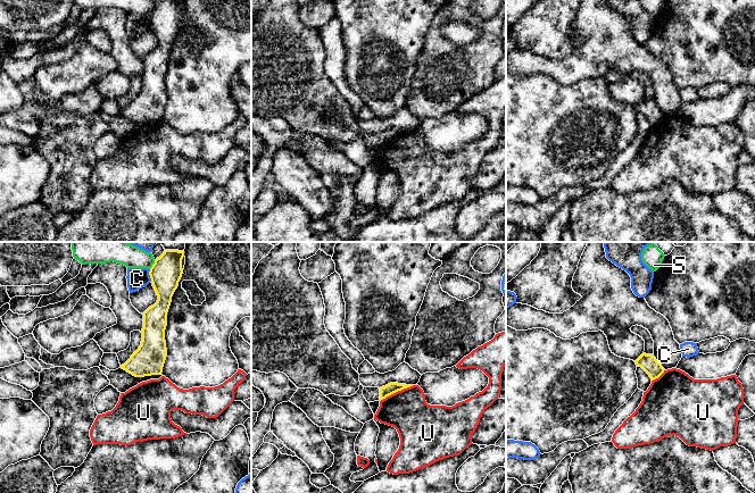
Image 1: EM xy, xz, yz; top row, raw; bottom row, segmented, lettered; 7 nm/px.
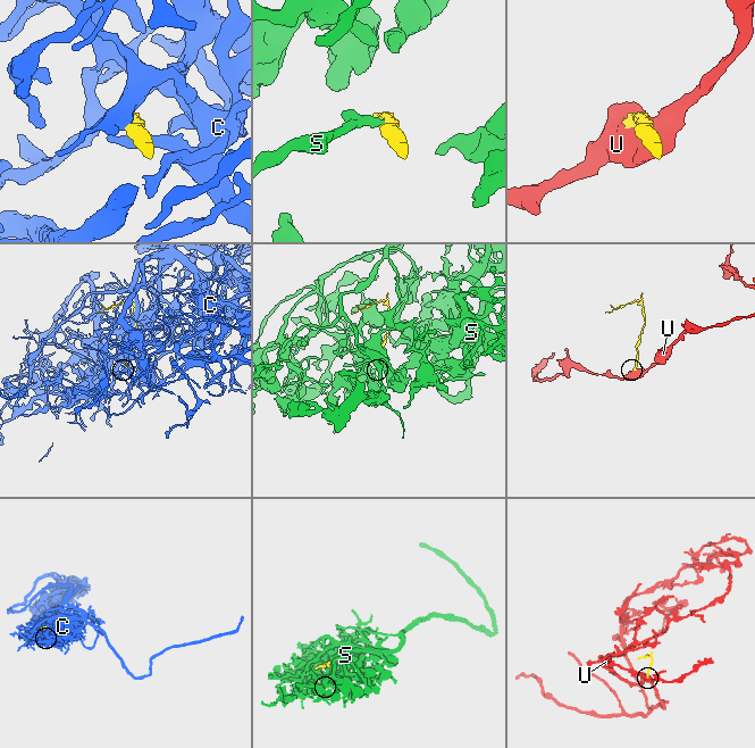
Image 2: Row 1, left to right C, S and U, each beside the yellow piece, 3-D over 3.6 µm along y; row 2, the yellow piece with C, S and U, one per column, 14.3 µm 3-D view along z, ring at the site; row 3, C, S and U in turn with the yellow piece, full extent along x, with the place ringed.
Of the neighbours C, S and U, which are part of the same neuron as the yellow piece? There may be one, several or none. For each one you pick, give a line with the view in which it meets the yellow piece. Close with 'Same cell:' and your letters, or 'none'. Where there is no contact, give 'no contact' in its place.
Same cell: none

